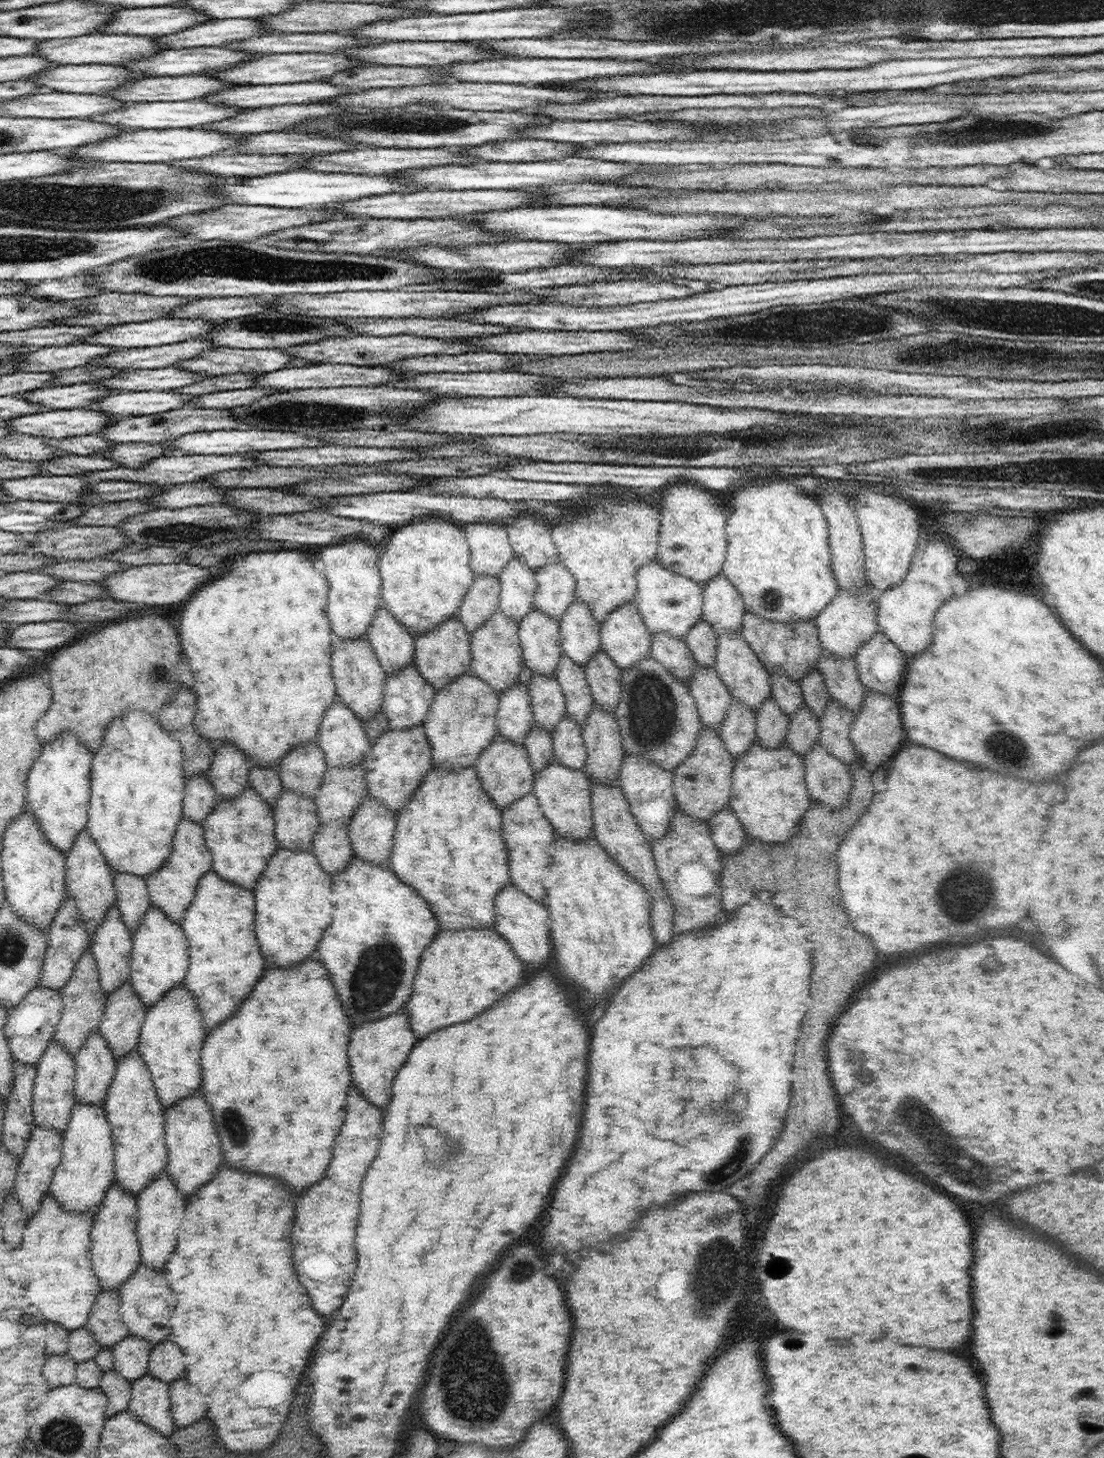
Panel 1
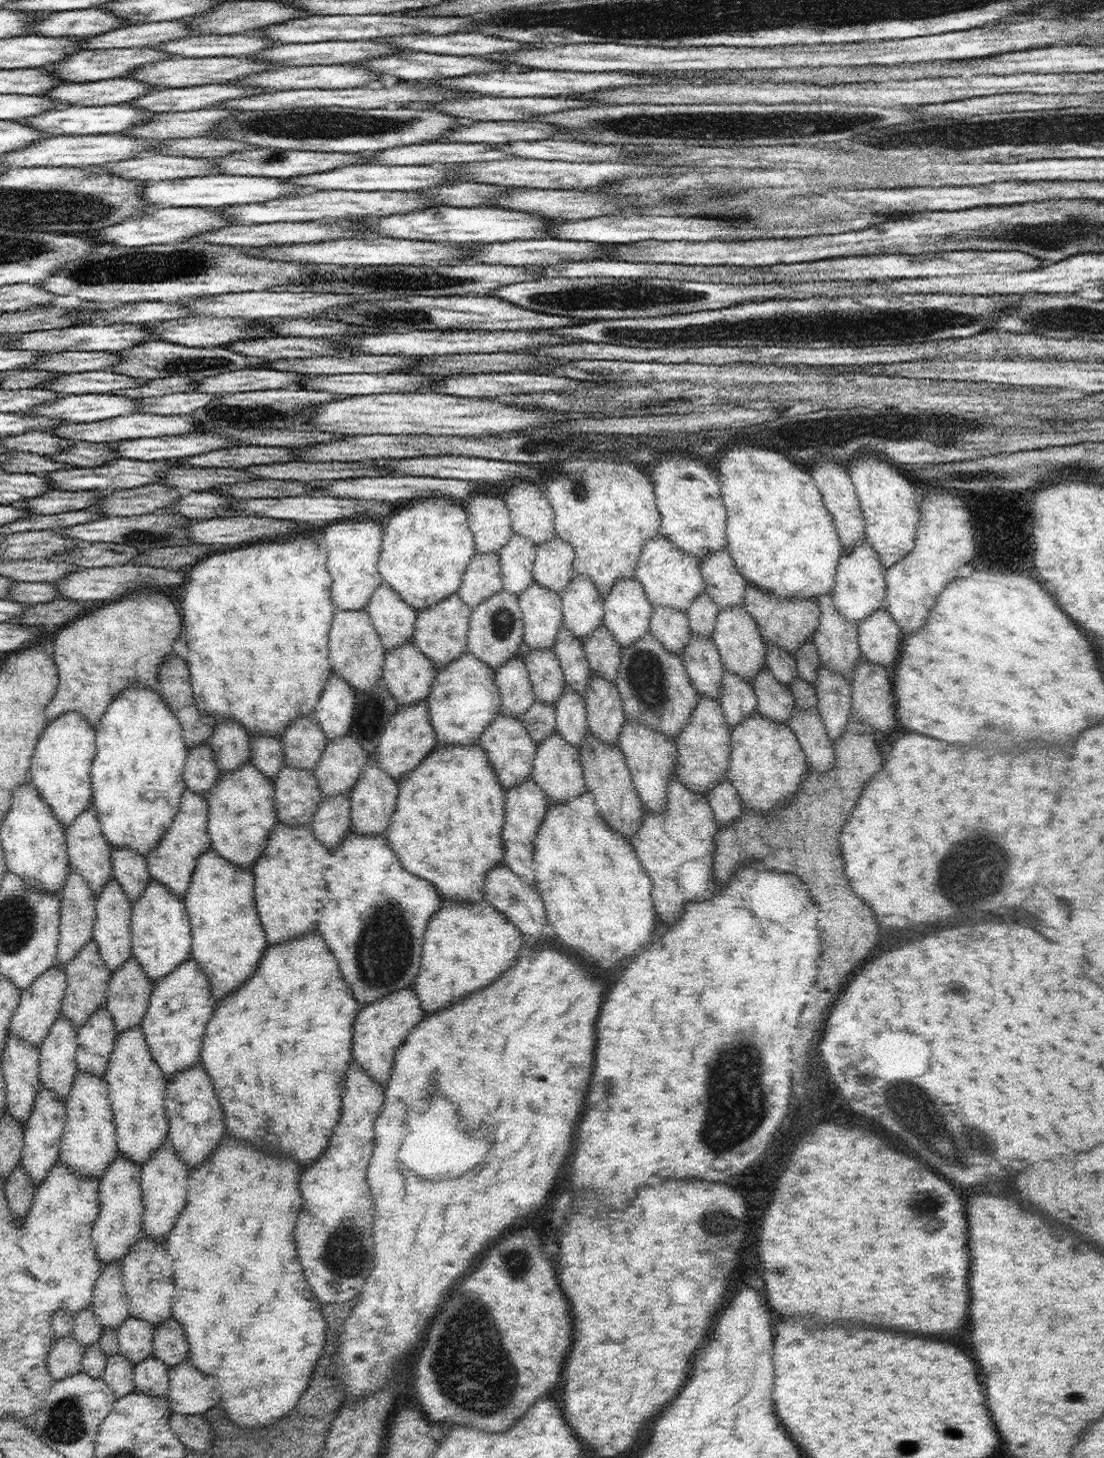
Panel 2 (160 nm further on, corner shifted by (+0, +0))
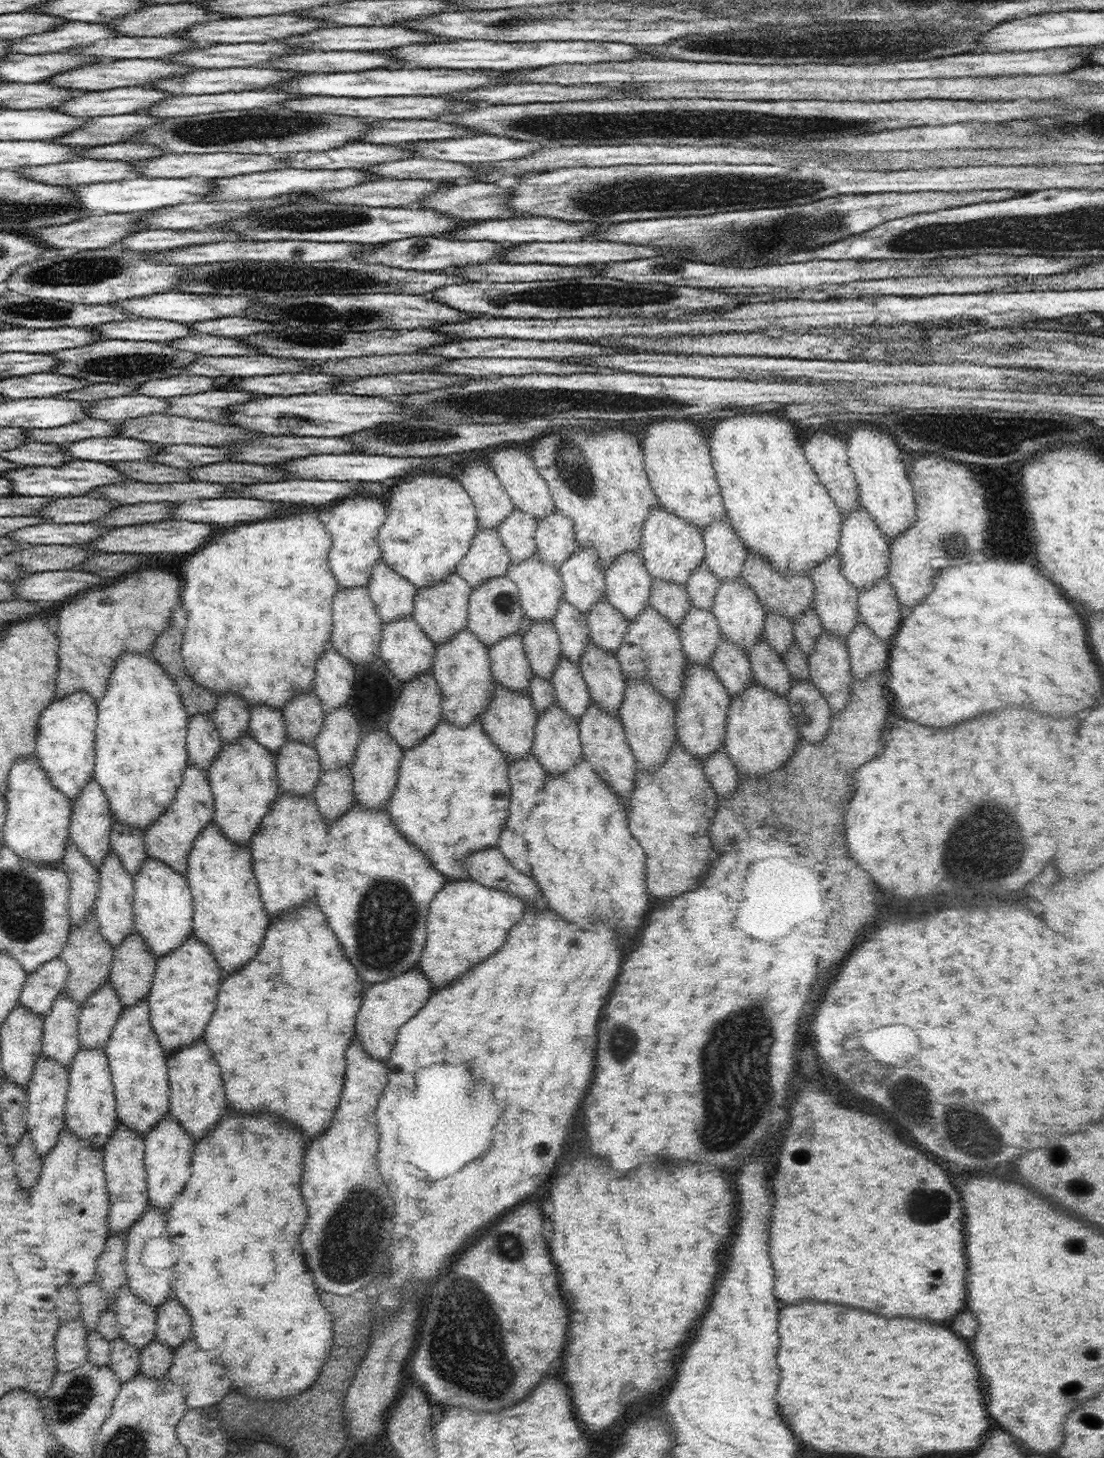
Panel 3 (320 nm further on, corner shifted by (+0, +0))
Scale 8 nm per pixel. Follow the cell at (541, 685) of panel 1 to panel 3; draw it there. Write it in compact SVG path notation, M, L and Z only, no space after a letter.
M553 621L532 623L522 637L523 647L532 672L550 679L561 656L561 642Z

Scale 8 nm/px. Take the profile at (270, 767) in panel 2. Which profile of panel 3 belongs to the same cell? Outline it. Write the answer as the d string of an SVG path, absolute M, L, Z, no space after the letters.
M258 704L250 714L249 732L266 750L277 754L288 738L284 719L280 710Z

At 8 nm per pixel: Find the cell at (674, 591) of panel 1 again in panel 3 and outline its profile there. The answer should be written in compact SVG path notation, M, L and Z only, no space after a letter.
M658 504L650 511L641 538L639 554L653 580L664 580L670 584L687 586L691 570L702 563L705 556L703 532L698 530L698 526L678 518L676 513L671 513Z

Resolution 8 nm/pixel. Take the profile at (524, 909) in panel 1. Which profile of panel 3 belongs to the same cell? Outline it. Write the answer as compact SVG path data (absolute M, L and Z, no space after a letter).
M488 848L488 850L478 850L467 854L463 860L467 872L476 882L482 882L484 886L490 888L500 888L512 894L518 894L520 898L526 900L526 904L534 904L538 900L538 886L536 882L514 870L512 864L500 854L498 848Z

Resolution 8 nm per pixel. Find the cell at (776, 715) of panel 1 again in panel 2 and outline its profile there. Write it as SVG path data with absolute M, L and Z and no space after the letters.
M766 666L758 671L752 685L757 694L757 712L767 719L787 724L795 707L791 689L785 687Z

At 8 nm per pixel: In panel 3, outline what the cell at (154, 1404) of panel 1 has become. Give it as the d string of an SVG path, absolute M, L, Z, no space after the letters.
M152 1339L141 1350L139 1372L153 1379L166 1377L172 1366L175 1351L171 1346Z

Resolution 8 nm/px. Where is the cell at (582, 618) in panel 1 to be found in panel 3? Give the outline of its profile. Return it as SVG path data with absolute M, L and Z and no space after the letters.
M592 546L579 548L561 564L559 571L564 586L563 598L587 616L594 603L605 596L605 571L599 567L596 548Z

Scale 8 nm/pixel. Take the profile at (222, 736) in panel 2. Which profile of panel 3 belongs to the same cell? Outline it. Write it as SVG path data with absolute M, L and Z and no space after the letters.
M237 694L220 696L217 707L212 712L213 723L219 730L223 746L237 741L249 730L250 712L246 700Z

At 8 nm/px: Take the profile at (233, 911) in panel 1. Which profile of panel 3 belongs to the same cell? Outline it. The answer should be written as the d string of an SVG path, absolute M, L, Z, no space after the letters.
M210 822L193 842L185 875L193 898L193 933L212 948L224 972L240 970L260 950L270 924L252 874L250 848L230 842L216 822Z

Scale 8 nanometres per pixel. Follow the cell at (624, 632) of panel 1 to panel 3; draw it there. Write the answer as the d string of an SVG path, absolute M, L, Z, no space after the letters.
M628 552L605 571L605 596L629 624L648 604L653 578L640 554Z

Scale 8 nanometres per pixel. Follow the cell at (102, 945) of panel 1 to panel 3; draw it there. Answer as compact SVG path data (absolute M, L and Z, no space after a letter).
M108 851L99 868L99 889L93 909L98 917L100 932L113 946L114 950L135 930L133 907L135 893L134 883L134 876L125 869L121 858L114 851Z

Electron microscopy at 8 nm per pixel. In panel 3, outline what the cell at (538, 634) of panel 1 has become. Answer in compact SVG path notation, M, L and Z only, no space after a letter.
M534 553L510 564L507 575L516 584L521 607L531 622L552 621L564 592L559 568L546 564Z

